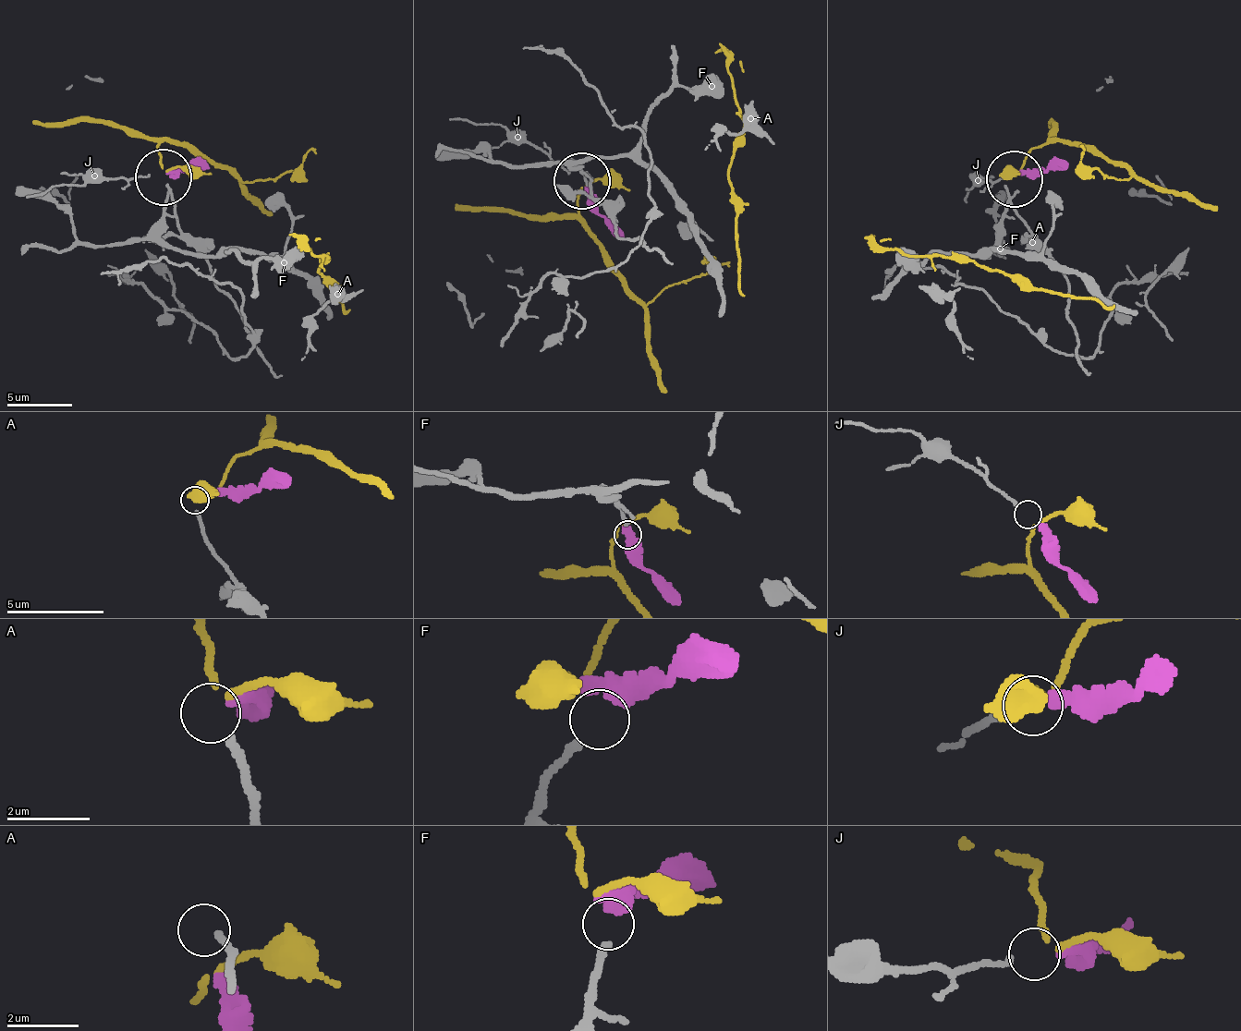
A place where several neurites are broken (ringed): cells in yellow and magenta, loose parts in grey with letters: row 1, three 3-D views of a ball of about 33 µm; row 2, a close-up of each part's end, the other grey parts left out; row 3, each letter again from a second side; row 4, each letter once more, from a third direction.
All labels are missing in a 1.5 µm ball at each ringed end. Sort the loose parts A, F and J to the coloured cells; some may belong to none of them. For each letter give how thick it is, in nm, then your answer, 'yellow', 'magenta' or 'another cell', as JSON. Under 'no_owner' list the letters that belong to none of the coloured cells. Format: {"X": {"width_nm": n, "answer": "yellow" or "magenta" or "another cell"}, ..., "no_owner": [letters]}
{"A": {"width_nm": 190, "answer": "another cell"}, "F": {"width_nm": 200, "answer": "magenta"}, "J": {"width_nm": 150, "answer": "yellow"}, "no_owner": ["A"]}

